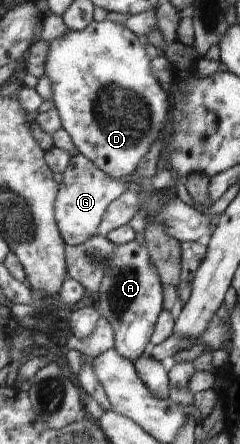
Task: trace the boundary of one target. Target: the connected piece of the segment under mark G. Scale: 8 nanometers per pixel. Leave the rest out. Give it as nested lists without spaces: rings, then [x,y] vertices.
[[[76,154],[72,157],[66,170],[62,172],[62,184],[55,208],[55,218],[59,224],[60,235],[69,246],[78,246],[92,236],[99,234],[100,225],[112,202],[118,200],[129,189],[137,188],[134,183],[120,182],[104,174],[92,164],[91,160]]]

